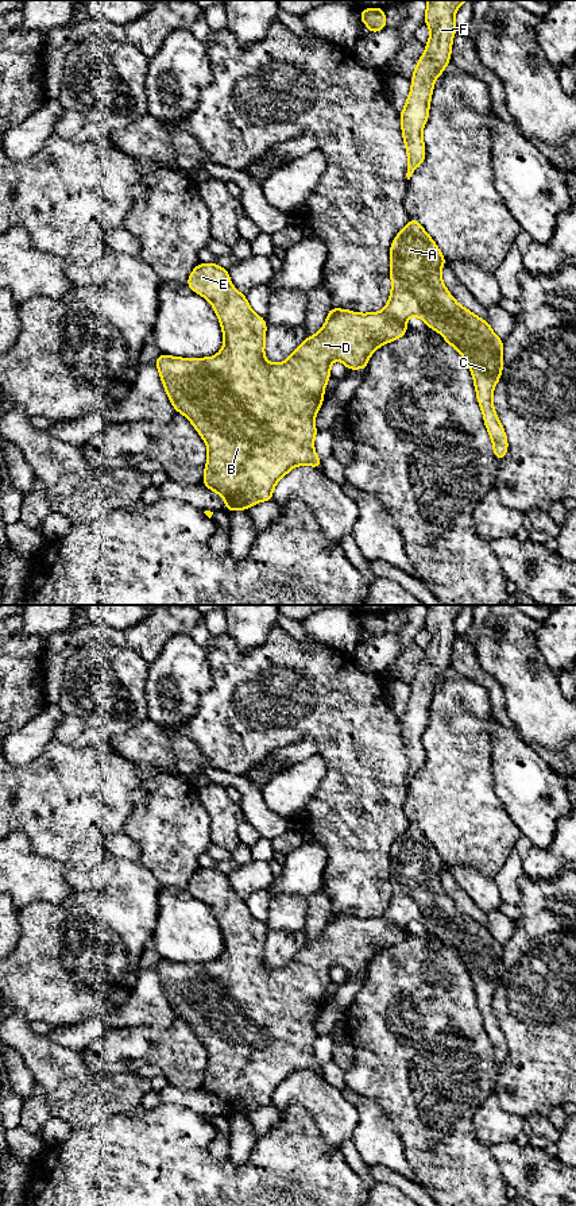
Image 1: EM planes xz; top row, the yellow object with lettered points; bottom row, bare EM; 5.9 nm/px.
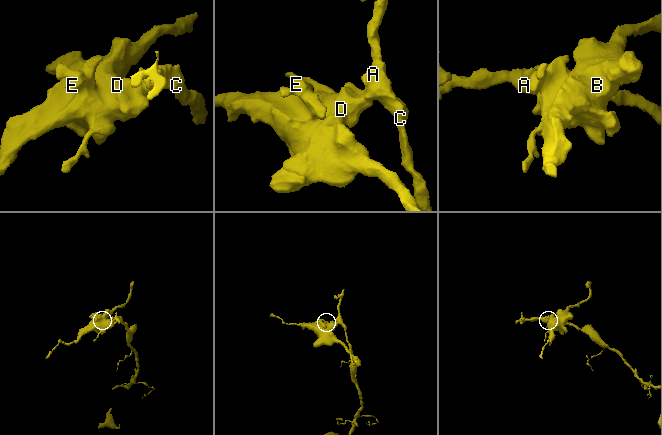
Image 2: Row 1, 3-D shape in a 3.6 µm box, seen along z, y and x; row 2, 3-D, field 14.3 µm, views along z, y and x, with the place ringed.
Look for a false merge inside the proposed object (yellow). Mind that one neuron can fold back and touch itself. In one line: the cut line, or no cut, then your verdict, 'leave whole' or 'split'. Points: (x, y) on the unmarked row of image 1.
cut xz (382, 917), (405, 928); split

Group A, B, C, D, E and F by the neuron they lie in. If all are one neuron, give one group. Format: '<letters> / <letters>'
A C F / B D E

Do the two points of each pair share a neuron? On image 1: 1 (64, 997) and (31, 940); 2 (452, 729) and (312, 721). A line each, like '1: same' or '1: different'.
1: same
2: different

